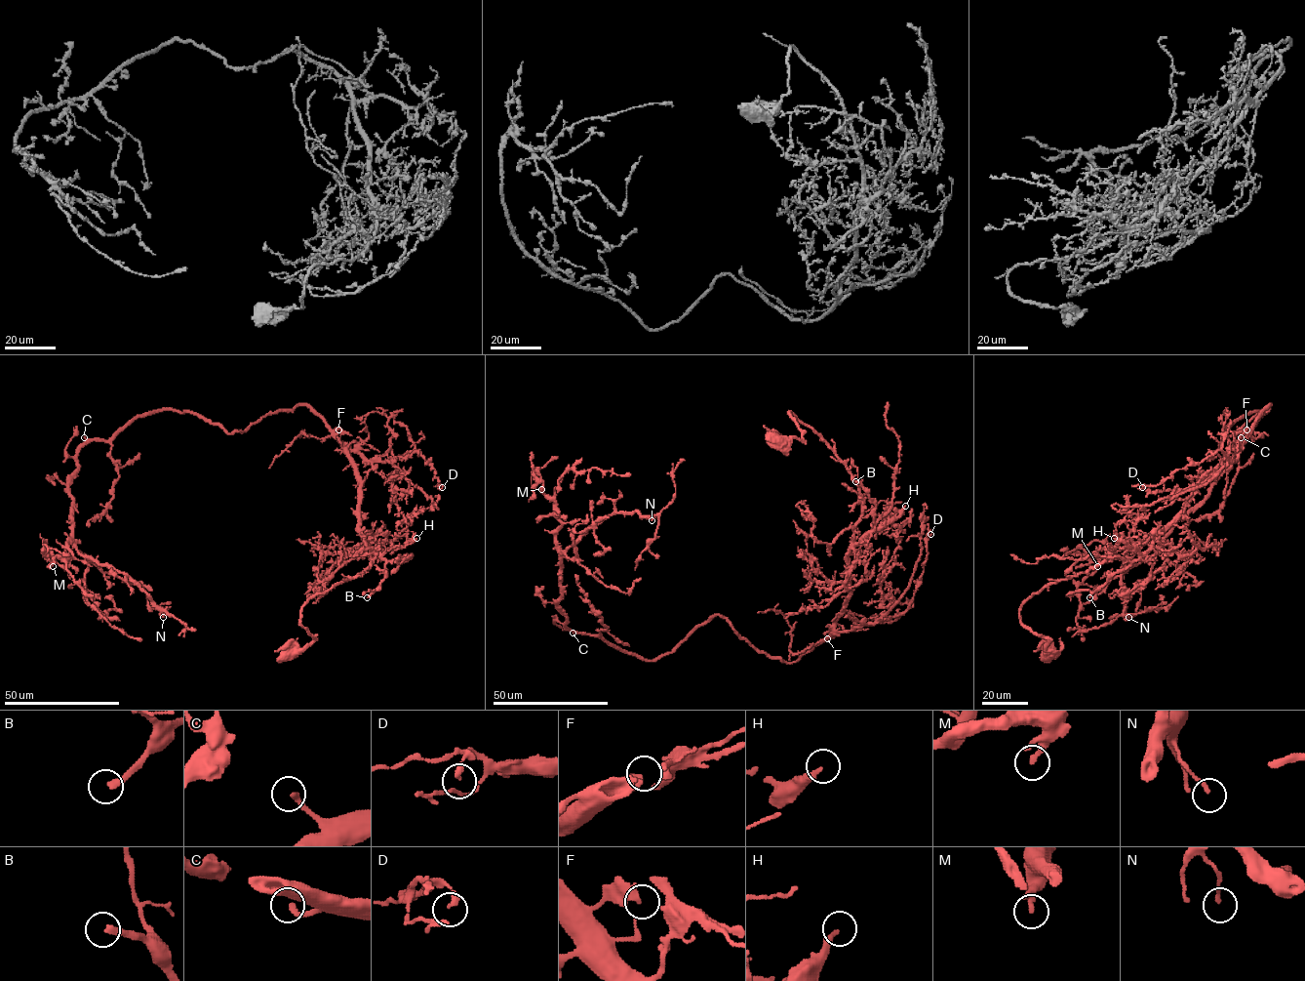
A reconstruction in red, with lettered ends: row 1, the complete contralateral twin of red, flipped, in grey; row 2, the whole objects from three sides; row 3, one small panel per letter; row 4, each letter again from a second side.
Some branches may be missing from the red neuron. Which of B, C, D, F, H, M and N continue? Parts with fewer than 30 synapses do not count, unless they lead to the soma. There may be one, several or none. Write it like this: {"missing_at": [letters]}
{"missing_at": ["B", "C", "H"]}

